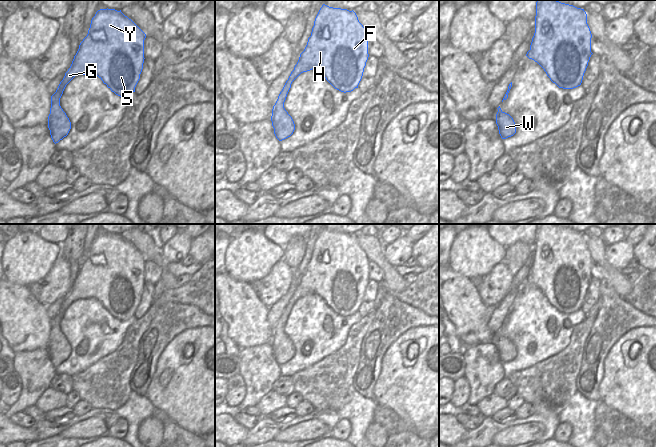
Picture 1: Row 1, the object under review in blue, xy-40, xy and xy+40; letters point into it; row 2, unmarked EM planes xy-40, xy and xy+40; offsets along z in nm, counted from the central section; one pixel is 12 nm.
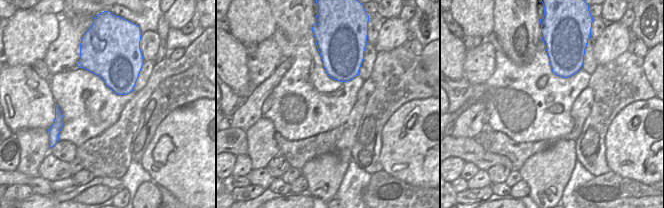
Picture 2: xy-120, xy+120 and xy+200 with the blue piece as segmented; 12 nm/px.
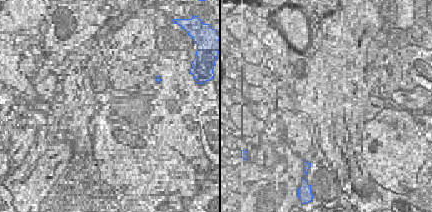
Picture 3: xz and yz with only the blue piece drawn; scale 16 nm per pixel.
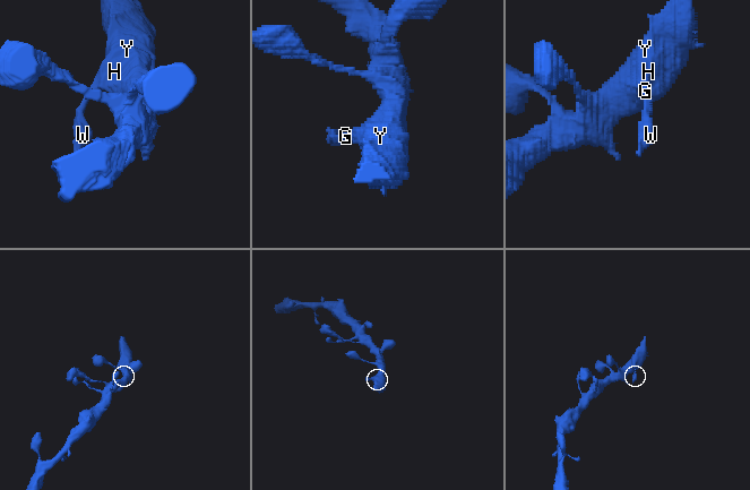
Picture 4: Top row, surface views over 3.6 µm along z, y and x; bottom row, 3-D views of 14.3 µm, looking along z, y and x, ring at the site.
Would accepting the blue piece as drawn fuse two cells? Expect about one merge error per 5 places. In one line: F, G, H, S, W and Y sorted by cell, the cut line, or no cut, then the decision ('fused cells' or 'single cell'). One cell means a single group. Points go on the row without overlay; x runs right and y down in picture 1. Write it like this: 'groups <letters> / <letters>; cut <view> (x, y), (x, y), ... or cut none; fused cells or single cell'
groups F G H S W Y; cut none; single cell

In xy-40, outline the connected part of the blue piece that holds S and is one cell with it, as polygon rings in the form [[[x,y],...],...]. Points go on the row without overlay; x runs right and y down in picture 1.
[[[107,232],[96,236],[70,292],[51,320],[48,352],[55,368],[71,353],[60,330],[66,309],[77,299],[95,298],[120,321],[135,316],[145,283],[145,262],[146,258],[121,234]]]

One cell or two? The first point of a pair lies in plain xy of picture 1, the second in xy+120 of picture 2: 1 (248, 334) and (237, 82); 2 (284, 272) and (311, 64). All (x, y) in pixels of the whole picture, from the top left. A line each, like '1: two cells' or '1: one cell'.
1: one cell
2: two cells

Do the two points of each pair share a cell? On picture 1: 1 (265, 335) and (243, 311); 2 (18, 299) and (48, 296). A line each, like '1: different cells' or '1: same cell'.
1: same cell
2: different cells

